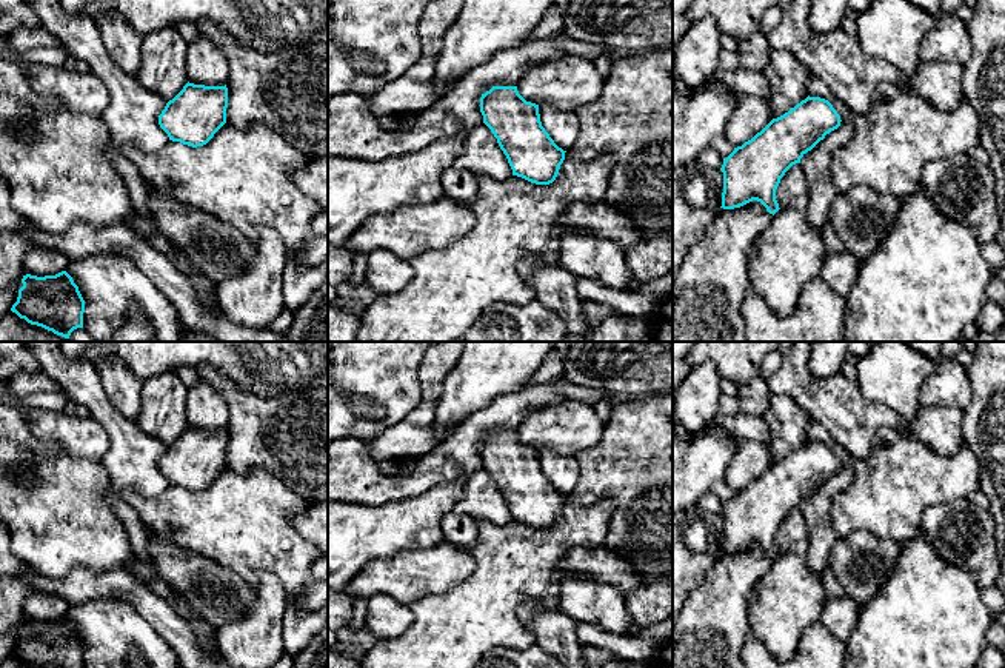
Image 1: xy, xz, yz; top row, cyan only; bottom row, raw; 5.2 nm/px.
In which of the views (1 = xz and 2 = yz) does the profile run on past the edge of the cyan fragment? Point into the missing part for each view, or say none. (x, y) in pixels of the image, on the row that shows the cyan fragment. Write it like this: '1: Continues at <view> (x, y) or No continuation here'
1: No continuation here
2: No continuation here

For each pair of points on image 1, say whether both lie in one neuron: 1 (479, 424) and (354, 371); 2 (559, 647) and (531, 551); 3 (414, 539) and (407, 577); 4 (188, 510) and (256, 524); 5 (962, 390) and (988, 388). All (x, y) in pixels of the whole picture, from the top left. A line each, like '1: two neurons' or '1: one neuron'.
1: two neurons
2: two neurons
3: two neurons
4: one neuron
5: two neurons

